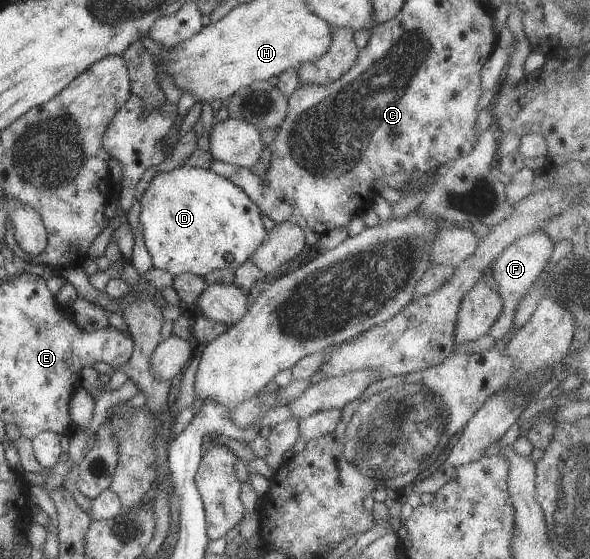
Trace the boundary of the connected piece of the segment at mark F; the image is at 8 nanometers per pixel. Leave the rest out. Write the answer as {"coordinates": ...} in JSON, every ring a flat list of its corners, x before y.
{"coordinates":[[544,229,536,230,528,235,514,240,502,253,493,261,489,273,494,277,499,289,496,290,503,301,502,313,490,327,488,332,496,341,503,339,505,333,513,326,514,314,518,304,528,293,528,289,535,283,547,265,548,259,554,251,555,241,545,232]]}

